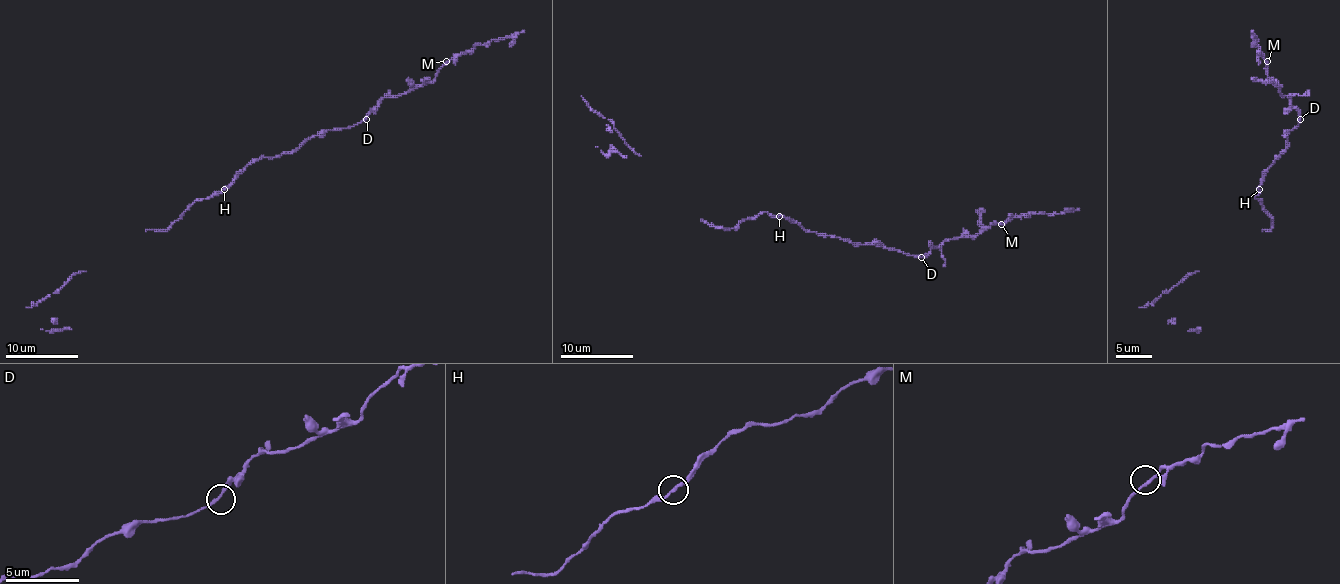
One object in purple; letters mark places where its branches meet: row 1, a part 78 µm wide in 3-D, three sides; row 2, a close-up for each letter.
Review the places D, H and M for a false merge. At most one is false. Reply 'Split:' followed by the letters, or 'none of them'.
Split: none of them

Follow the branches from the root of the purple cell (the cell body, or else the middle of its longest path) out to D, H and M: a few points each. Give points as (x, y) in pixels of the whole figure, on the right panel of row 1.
D: (1273, 162), (1287, 146), (1287, 134), (1300, 119)
H: (1273, 162), (1258, 190)
M: (1273, 162), (1287, 146), (1287, 134), (1298, 124), (1300, 114), (1267, 77), (1267, 61)

